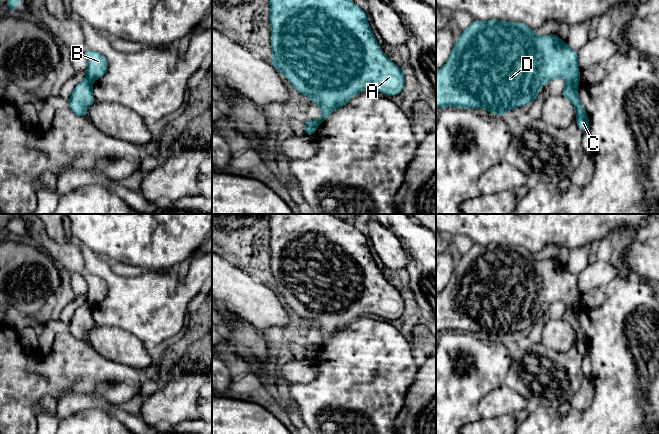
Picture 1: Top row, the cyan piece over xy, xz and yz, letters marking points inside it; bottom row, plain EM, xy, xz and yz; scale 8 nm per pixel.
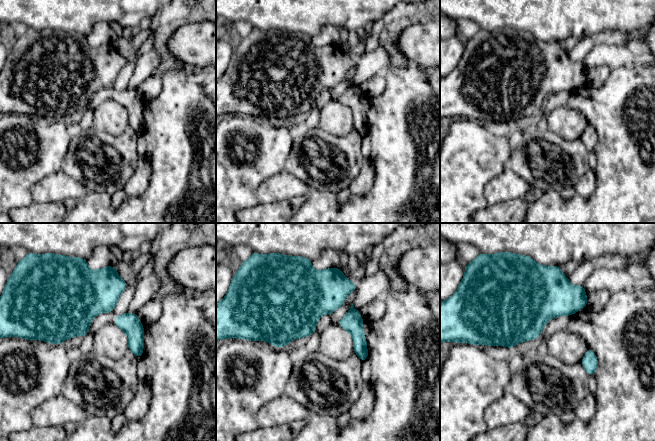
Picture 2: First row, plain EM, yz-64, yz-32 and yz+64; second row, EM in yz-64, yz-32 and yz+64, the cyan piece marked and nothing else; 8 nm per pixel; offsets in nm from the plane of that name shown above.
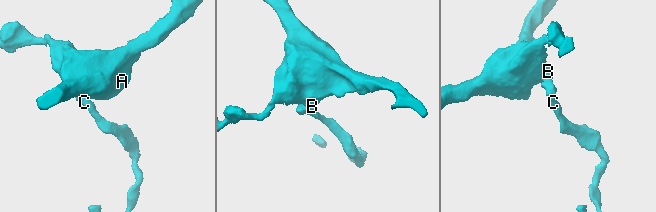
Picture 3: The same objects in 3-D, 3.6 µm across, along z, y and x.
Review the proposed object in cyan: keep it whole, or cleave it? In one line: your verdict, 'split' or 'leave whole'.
split

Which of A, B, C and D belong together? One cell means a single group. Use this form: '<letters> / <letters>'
A B D / C

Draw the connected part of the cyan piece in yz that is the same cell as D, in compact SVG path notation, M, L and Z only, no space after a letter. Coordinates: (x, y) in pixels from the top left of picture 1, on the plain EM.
M475 244L461 256L448 285L436 295L436 332L448 330L486 333L505 339L509 334L531 328L540 312L557 301L580 303L578 277L556 258L536 260L521 246Z

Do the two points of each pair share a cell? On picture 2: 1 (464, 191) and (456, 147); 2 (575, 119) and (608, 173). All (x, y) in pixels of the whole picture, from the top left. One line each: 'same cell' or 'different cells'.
1: same cell
2: different cells

